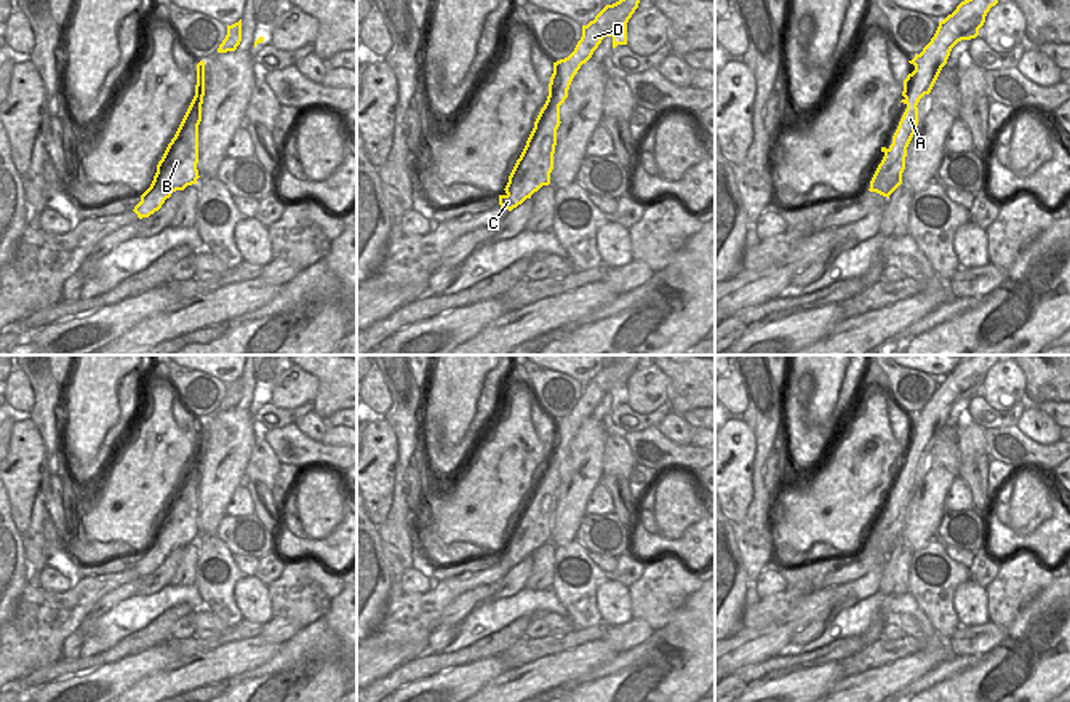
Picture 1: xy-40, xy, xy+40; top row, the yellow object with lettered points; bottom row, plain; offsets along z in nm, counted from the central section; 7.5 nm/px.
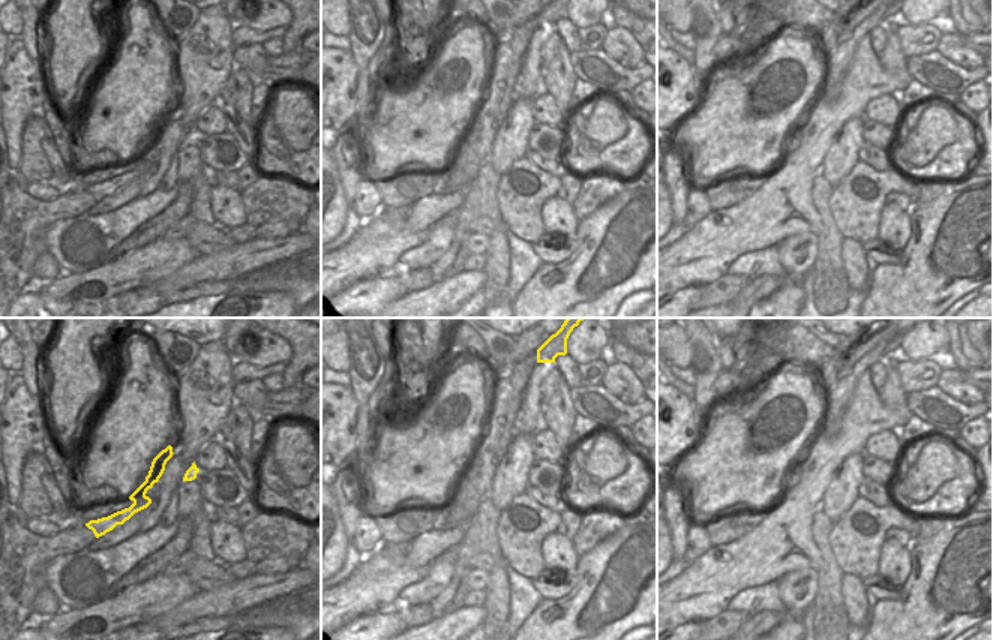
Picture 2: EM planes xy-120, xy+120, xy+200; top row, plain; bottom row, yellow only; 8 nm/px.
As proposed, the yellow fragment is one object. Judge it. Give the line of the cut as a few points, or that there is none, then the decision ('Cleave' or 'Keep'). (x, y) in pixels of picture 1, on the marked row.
No split. Keep.

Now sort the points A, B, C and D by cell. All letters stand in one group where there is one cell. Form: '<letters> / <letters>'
A B C D

